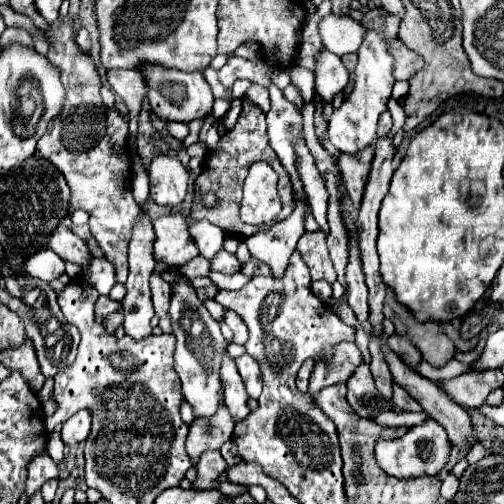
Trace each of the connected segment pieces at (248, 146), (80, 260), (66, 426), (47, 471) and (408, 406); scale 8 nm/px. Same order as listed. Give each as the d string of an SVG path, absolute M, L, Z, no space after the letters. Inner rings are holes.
M244 100L242 104L242 112L240 112L240 118L236 122L236 126L232 130L228 130L220 142L218 142L218 152L210 152L202 164L202 174L196 178L194 186L196 190L200 192L200 198L194 198L192 202L192 214L190 218L192 220L210 220L212 224L220 226L224 232L228 234L236 234L238 226L240 226L240 218L238 218L238 210L240 210L240 200L242 200L242 184L244 184L244 178L246 178L246 172L250 168L252 162L256 160L264 160L268 164L272 164L272 168L278 172L280 176L280 186L278 186L278 192L280 192L280 198L282 198L282 204L286 206L286 216L292 212L292 184L290 184L290 174L284 170L284 166L280 164L276 152L272 150L272 146L268 144L268 134L266 134L266 116L264 112ZM204 194L214 194L216 196L216 202L218 206L204 206L202 202L202 196Z
M60 224L60 228L56 228L56 232L52 234L52 240L48 240L48 248L52 248L62 260L74 262L82 268L86 268L92 260L92 254L86 246L84 240L80 240L72 230L68 230L64 224Z
M80 410L76 412L70 420L66 420L62 424L62 442L68 446L80 444L88 438L90 434L90 426L92 426L92 412L90 410Z
M48 454L36 456L36 460L32 460L32 466L28 466L26 496L32 498L34 492L38 492L40 486L50 478L58 478L58 466L52 462L52 458Z
M394 384L394 406L398 408L398 410L404 410L404 412L424 412L422 408L420 408L420 404L416 404L414 400L412 400L412 396L406 392L406 390L402 390L400 386L396 386Z

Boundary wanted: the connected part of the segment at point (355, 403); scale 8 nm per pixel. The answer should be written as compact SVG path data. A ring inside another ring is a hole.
M362 364L348 380L348 404L354 408L358 416L370 418L382 410L386 410L386 402L378 394L368 364Z

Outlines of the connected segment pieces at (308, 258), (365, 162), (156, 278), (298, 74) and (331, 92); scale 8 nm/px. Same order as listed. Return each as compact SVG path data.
M306 231L299 239L296 250L300 252L302 260L310 268L312 282L326 280L326 282L332 284L336 280L336 270L334 270L334 264L332 264L330 256L328 256L326 235L324 232Z
M368 146L356 154L344 154L342 152L336 160L340 174L342 174L346 194L350 196L356 210L360 208L360 200L364 194L364 184L368 180L368 168L370 168L372 156L374 156L374 146Z
M154 270L150 276L150 290L152 290L152 304L156 310L156 316L160 318L162 332L172 332L170 328L170 316L168 316L168 300L170 300L170 284L162 280L162 276Z
M294 68L290 72L290 78L292 78L292 84L300 90L304 102L314 100L314 72L312 70L308 70L308 68Z
M320 48L316 52L314 72L316 72L316 88L318 88L316 92L326 102L330 102L348 84L348 72L342 66L342 60L326 48Z

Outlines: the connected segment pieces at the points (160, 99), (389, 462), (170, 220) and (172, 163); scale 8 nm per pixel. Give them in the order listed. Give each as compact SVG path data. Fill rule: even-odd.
M140 68L144 70L144 76L148 78L148 100L152 106L152 112L166 120L166 122L192 122L192 120L200 120L206 118L208 114L212 114L212 104L214 104L214 96L212 90L208 86L208 82L204 80L204 76L200 72L180 72L180 70L166 70L166 68Z
M426 420L418 426L408 428L408 432L402 438L390 438L390 440L380 438L374 448L378 466L388 476L394 476L400 480L408 480L414 476L434 476L448 462L448 454L450 454L450 440L444 428L436 420Z
M172 212L168 216L160 216L154 220L156 242L154 256L172 266L184 266L200 252L192 242L188 230L188 218L182 212Z
M158 156L150 168L150 198L162 206L180 206L188 192L188 170L178 158Z

